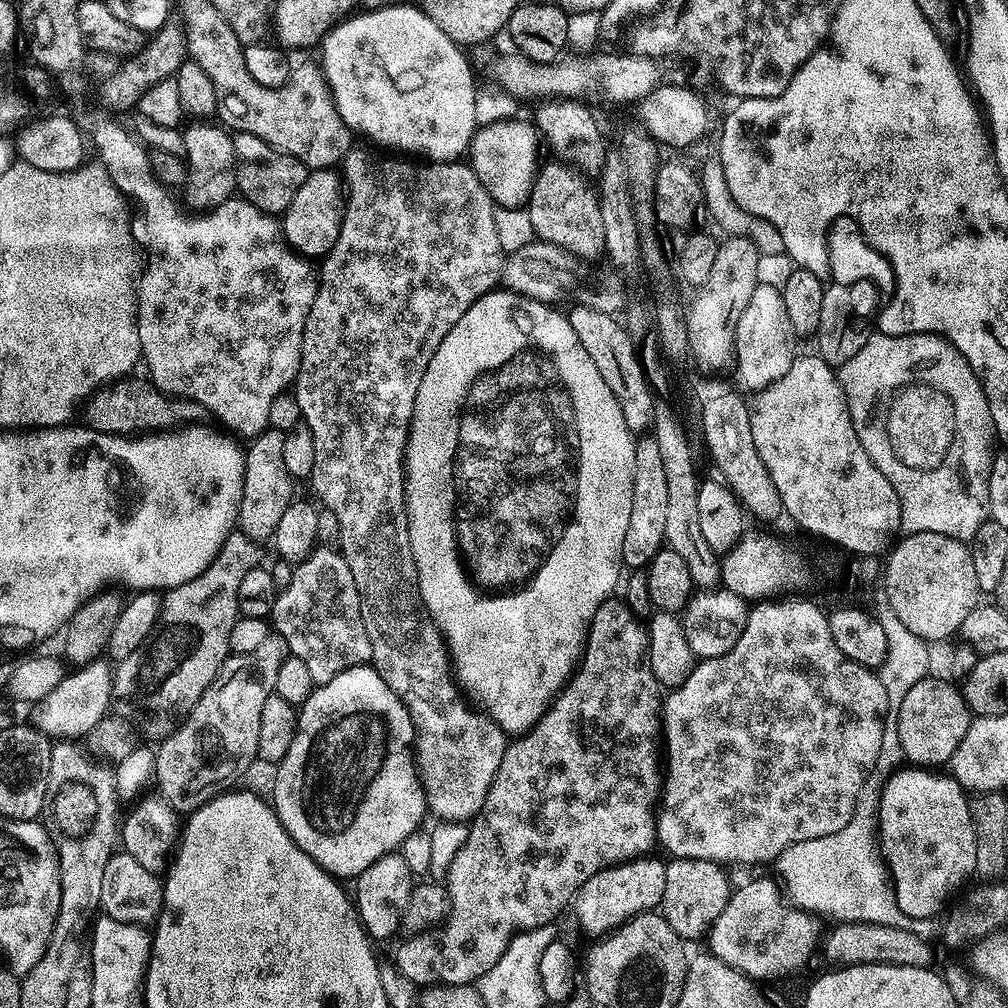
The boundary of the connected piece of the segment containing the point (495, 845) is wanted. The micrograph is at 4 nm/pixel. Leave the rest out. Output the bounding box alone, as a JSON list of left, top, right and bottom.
[394,598,662,986]

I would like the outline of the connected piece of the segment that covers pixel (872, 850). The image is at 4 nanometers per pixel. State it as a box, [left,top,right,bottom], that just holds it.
[774,707,918,929]

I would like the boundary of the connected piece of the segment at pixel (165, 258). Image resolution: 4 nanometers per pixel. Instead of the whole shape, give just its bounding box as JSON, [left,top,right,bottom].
[90,120,317,437]

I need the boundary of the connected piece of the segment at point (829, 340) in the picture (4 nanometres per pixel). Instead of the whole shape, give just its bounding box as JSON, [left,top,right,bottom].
[814,280,882,370]

